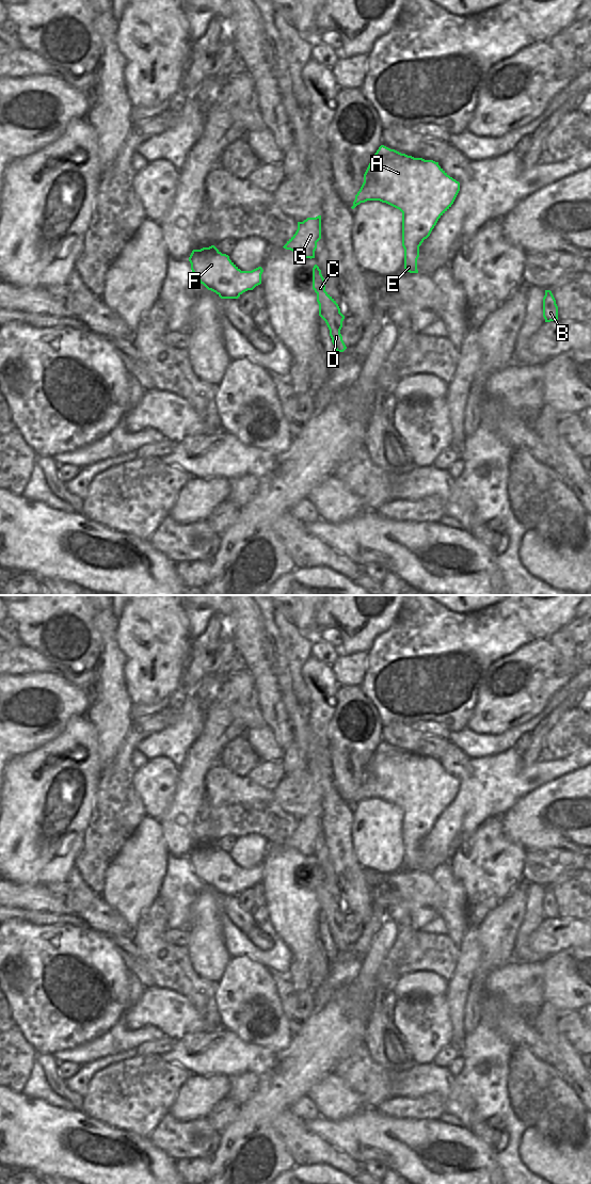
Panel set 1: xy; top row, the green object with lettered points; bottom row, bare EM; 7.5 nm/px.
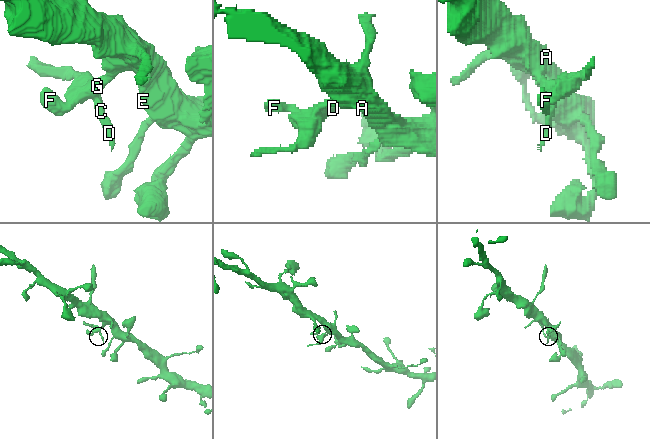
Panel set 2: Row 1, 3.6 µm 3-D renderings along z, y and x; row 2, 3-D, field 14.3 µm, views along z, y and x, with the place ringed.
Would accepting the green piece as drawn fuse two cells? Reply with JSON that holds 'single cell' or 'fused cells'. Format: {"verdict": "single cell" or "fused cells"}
{"verdict": "single cell"}

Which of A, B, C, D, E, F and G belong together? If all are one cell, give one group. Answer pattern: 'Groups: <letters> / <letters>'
Groups: A B C D E F G

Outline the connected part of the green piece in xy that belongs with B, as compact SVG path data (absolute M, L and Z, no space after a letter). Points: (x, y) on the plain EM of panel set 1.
M545 887L543 895L543 914L545 919L558 917L558 903L550 887Z

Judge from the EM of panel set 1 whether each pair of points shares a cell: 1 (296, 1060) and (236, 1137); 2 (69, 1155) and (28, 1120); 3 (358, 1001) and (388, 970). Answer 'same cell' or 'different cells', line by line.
1: same cell
2: same cell
3: different cells

